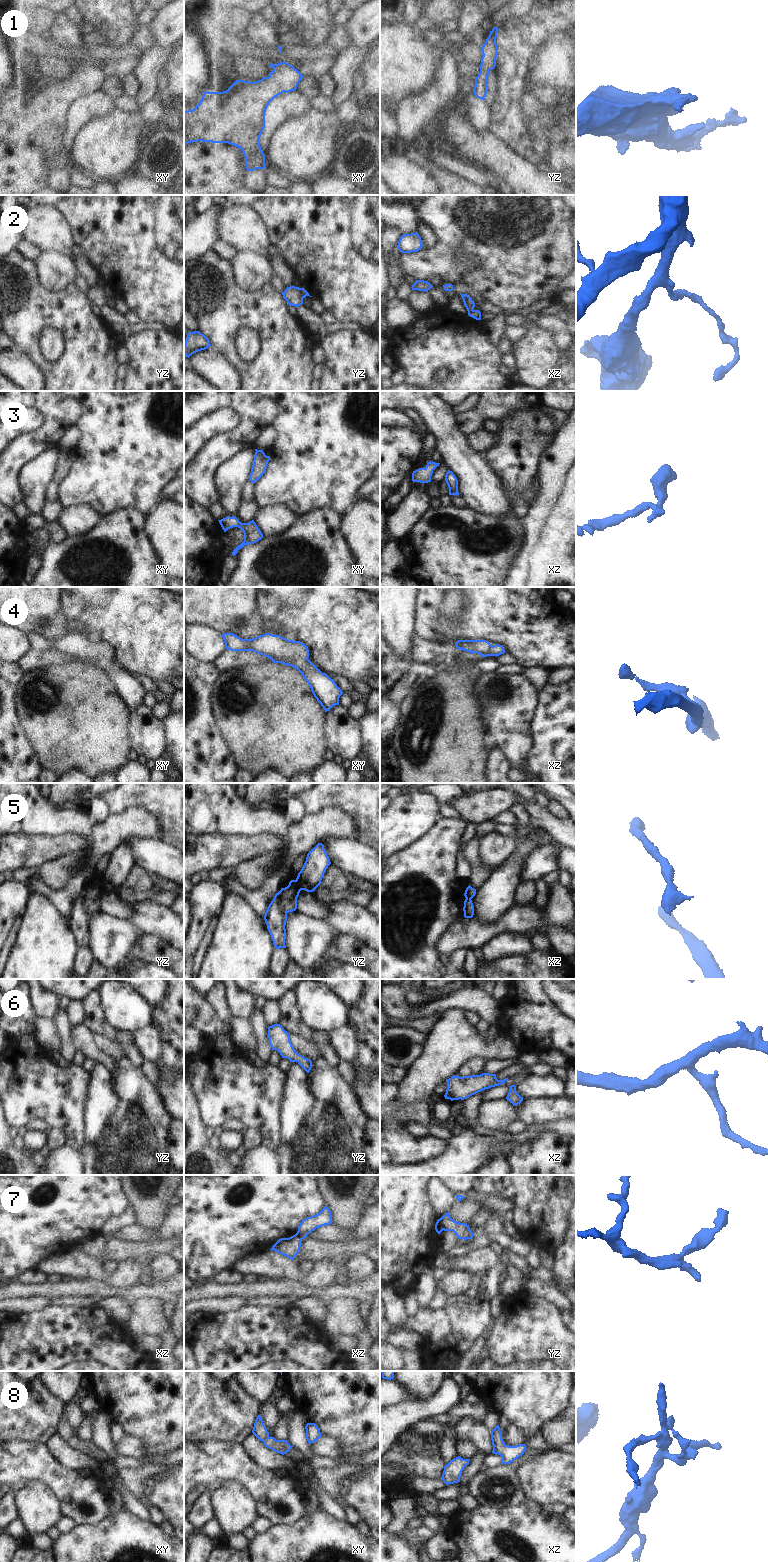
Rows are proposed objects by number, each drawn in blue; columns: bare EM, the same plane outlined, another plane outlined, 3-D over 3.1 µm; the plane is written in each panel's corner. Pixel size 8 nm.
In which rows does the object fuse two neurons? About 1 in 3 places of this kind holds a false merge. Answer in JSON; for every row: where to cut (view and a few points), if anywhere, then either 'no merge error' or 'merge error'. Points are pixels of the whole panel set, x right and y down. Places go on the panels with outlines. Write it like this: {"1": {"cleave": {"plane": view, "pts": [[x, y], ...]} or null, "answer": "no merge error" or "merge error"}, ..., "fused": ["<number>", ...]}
{"1": {"cleave": null, "answer": "no merge error"}, "2": {"cleave": null, "answer": "no merge error"}, "3": {"cleave": null, "answer": "no merge error"}, "4": {"cleave": null, "answer": "no merge error"}, "5": {"cleave": {"plane": "yz", "pts": [[296, 879], [301, 889]]}, "answer": "merge error"}, "6": {"cleave": null, "answer": "no merge error"}, "7": {"cleave": {"plane": "yz", "pts": [[439, 1219], [443, 1229]]}, "answer": "merge error"}, "8": {"cleave": null, "answer": "no merge error"}, "fused": ["5", "7"]}

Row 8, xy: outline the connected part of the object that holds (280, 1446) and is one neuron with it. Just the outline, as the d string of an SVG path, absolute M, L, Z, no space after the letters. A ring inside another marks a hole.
M260 1415L255 1420L254 1427L252 1433L260 1440L264 1442L264 1445L282 1455L289 1452L289 1450L293 1447L291 1446L287 1440L276 1440L274 1437L269 1436L269 1432L266 1429L266 1426L263 1423L263 1420Z

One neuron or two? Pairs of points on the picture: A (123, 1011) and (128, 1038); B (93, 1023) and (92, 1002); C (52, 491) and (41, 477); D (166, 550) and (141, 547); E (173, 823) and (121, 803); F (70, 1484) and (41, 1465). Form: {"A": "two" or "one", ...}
{"A": "two", "B": "one", "C": "two", "D": "two", "E": "one", "F": "one"}

